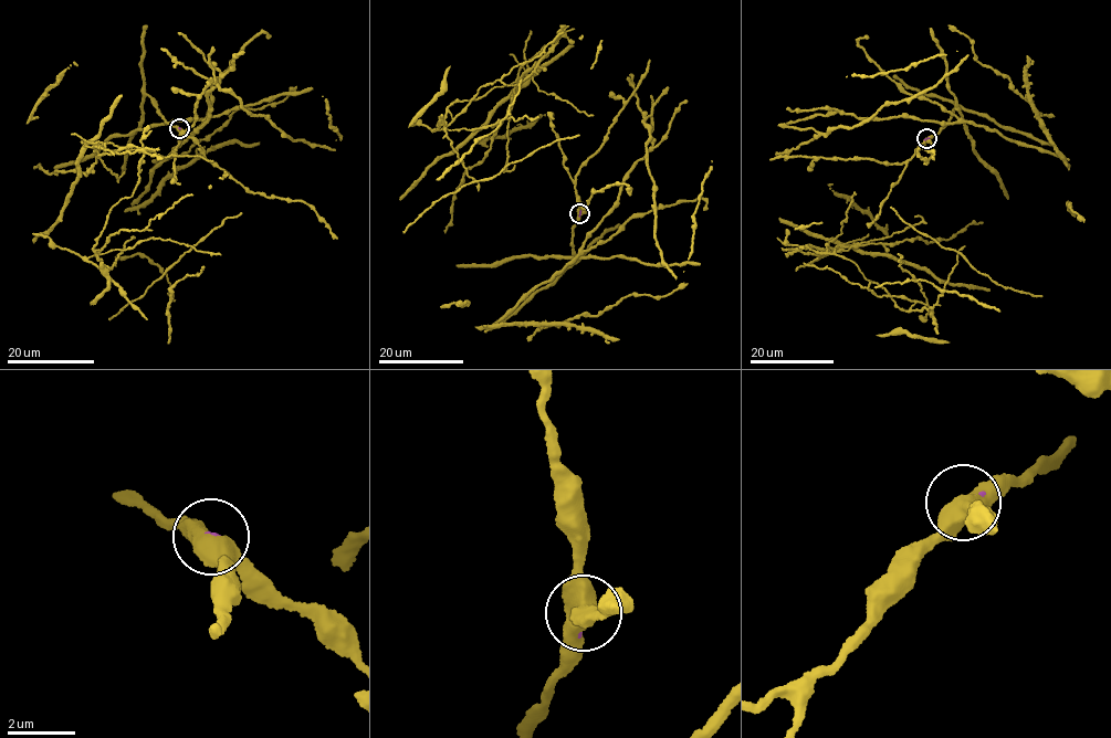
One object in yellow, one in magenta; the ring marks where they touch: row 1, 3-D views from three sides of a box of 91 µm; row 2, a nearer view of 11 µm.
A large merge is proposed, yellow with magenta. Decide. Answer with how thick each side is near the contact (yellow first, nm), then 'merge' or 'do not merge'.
calibres 600 and 110 nm; do not merge

